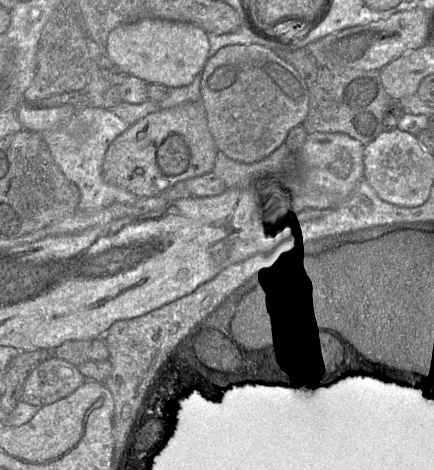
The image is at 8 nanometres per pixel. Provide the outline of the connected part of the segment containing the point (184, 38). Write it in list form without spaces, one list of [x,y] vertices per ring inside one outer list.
[[[146,18],[113,29],[107,38],[105,54],[128,75],[148,84],[176,88],[191,84],[202,72],[209,47],[207,32],[195,24]]]

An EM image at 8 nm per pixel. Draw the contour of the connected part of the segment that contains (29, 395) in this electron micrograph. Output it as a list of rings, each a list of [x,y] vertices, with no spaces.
[[[48,357],[26,378],[21,400],[39,408],[70,395],[85,381],[77,366]]]

